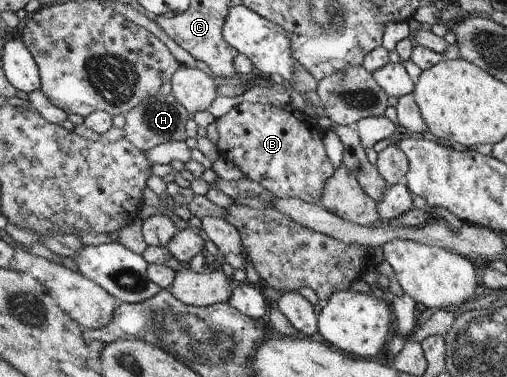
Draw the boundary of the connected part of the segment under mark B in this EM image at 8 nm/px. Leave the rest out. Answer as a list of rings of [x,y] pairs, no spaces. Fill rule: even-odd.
[[[244,101],[235,105],[224,116],[216,119],[215,124],[219,133],[219,140],[216,145],[220,156],[227,158],[237,168],[240,168],[245,178],[259,182],[277,199],[293,197],[308,203],[317,204],[319,202],[324,186],[334,173],[334,169],[323,145],[325,130],[319,125],[317,119],[290,105],[277,107],[270,104]]]

